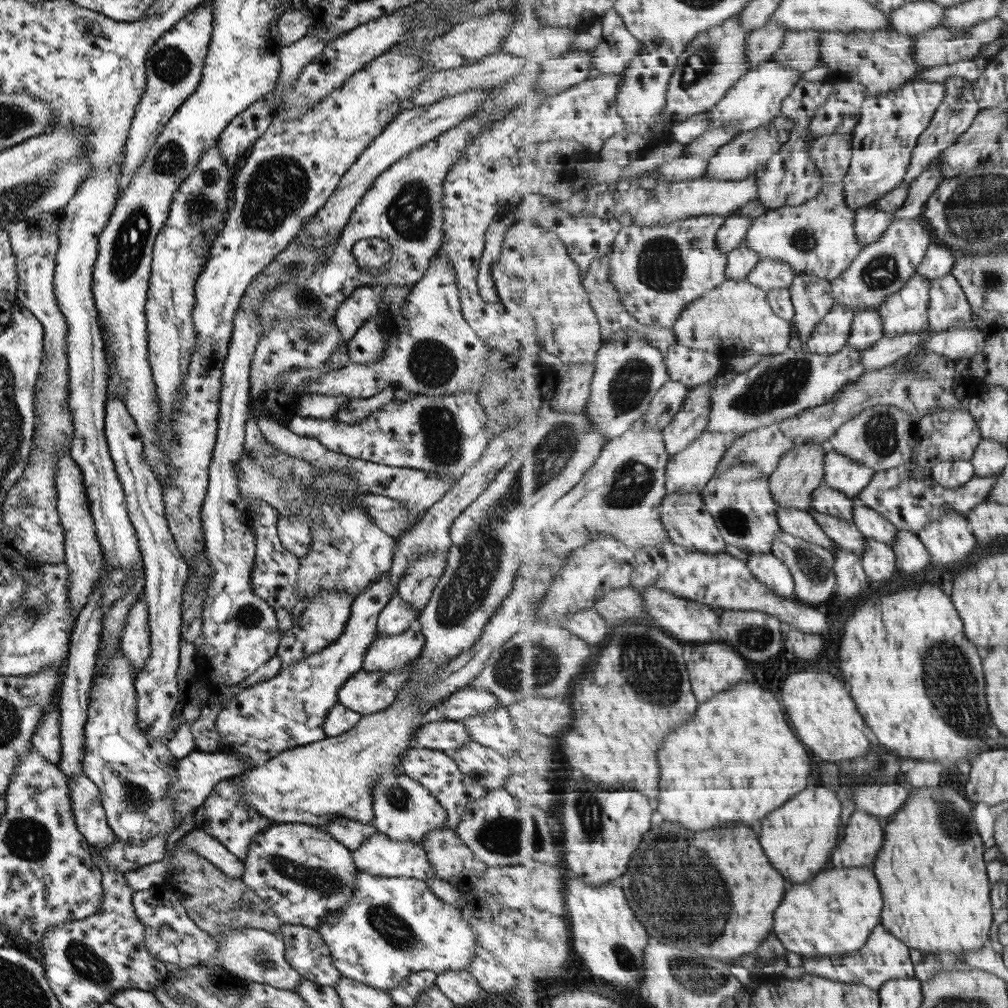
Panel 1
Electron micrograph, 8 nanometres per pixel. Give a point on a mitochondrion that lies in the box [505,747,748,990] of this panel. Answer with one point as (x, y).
(693, 888)

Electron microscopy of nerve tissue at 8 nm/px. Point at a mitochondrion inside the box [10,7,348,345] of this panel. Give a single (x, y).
(277, 189)

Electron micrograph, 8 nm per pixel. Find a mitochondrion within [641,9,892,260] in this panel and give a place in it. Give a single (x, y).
(697, 67)

